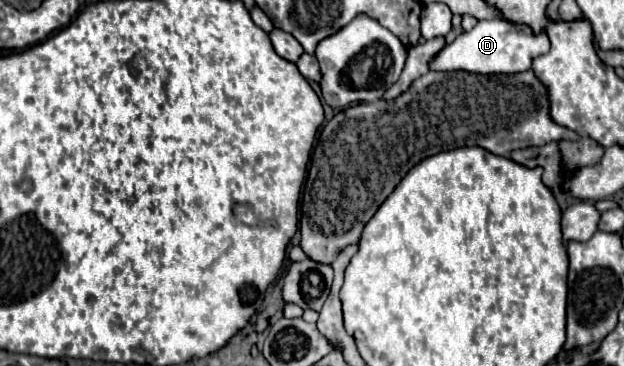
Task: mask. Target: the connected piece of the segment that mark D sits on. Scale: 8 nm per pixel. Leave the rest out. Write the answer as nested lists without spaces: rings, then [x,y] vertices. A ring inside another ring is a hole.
[[[490,19],[490,21],[478,21],[478,25],[472,31],[458,35],[454,39],[454,43],[446,45],[444,51],[440,51],[440,55],[436,55],[436,59],[432,59],[430,67],[434,71],[464,69],[464,71],[482,73],[482,75],[520,73],[520,71],[528,71],[532,67],[532,61],[538,55],[548,53],[548,49],[550,49],[550,41],[548,41],[546,31],[534,33],[524,23]]]

